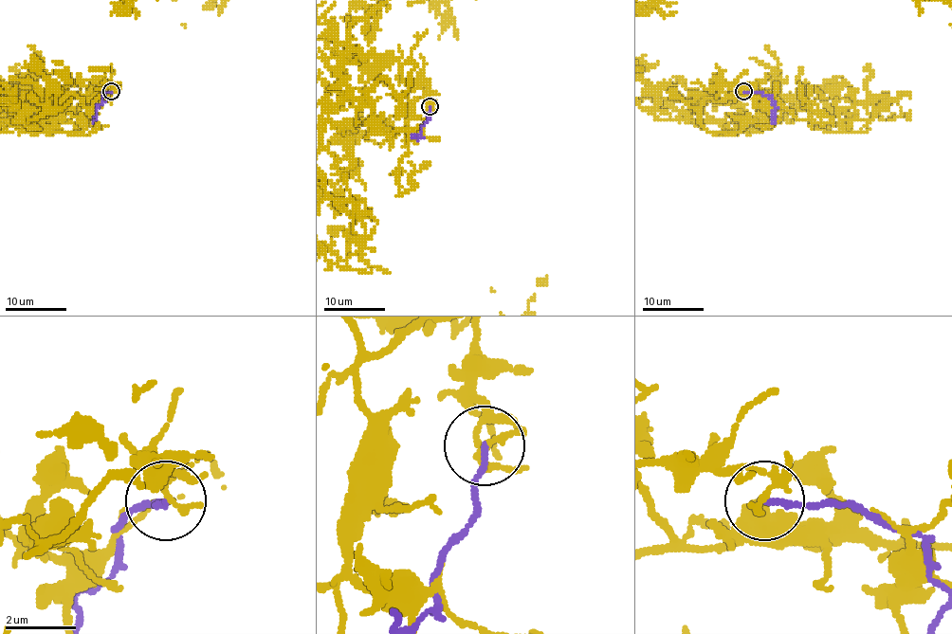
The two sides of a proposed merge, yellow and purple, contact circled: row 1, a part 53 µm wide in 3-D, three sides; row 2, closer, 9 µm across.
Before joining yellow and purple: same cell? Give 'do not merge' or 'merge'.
do not merge

